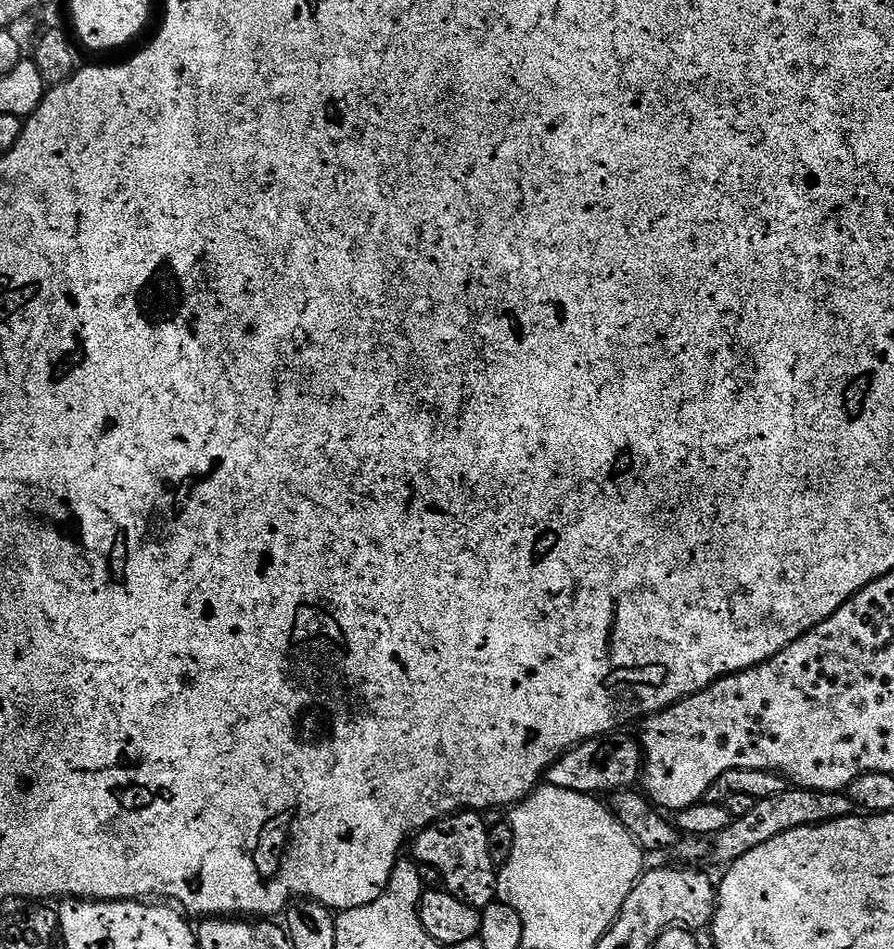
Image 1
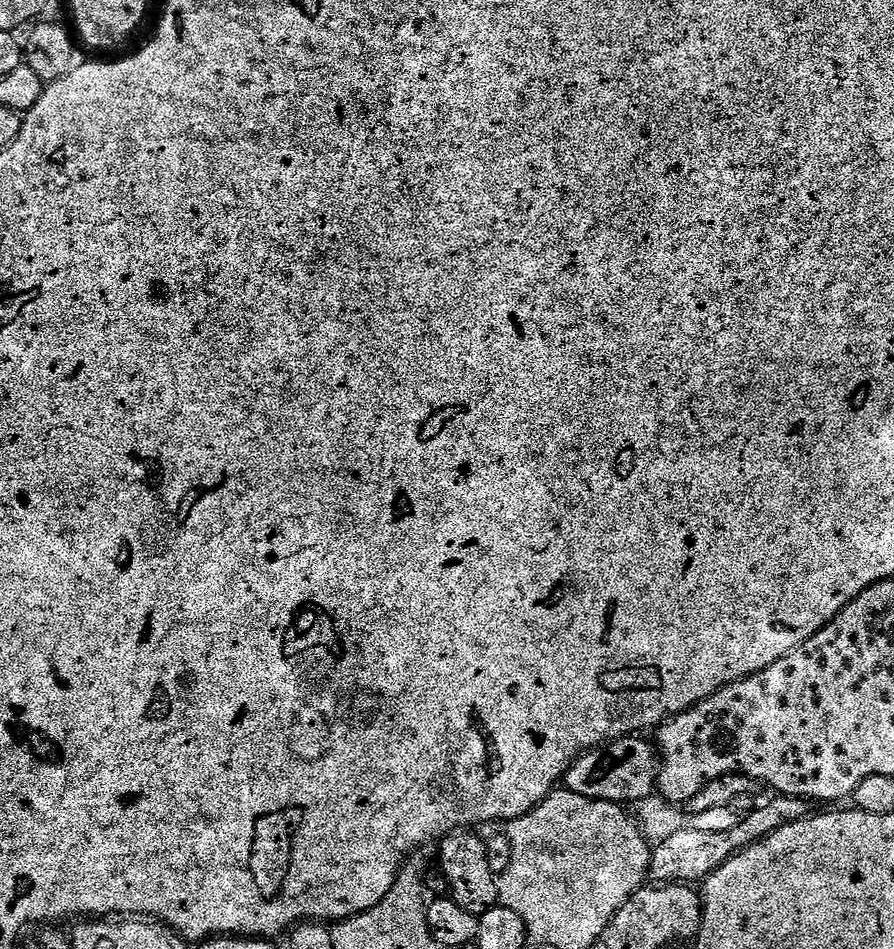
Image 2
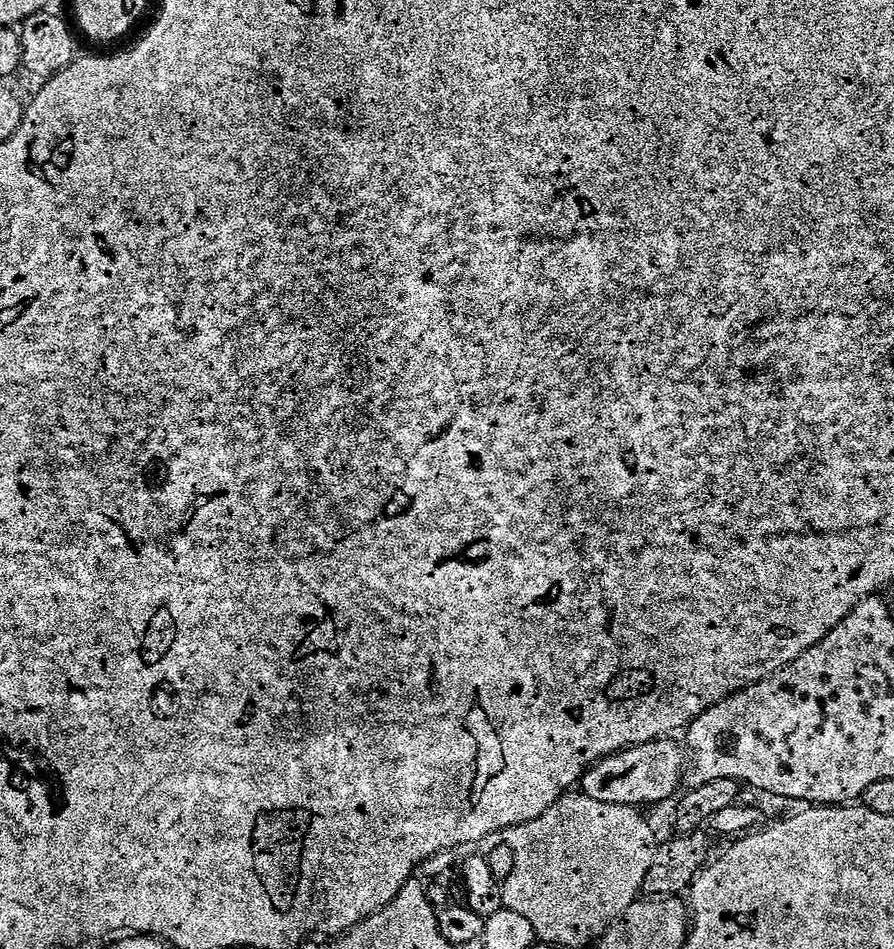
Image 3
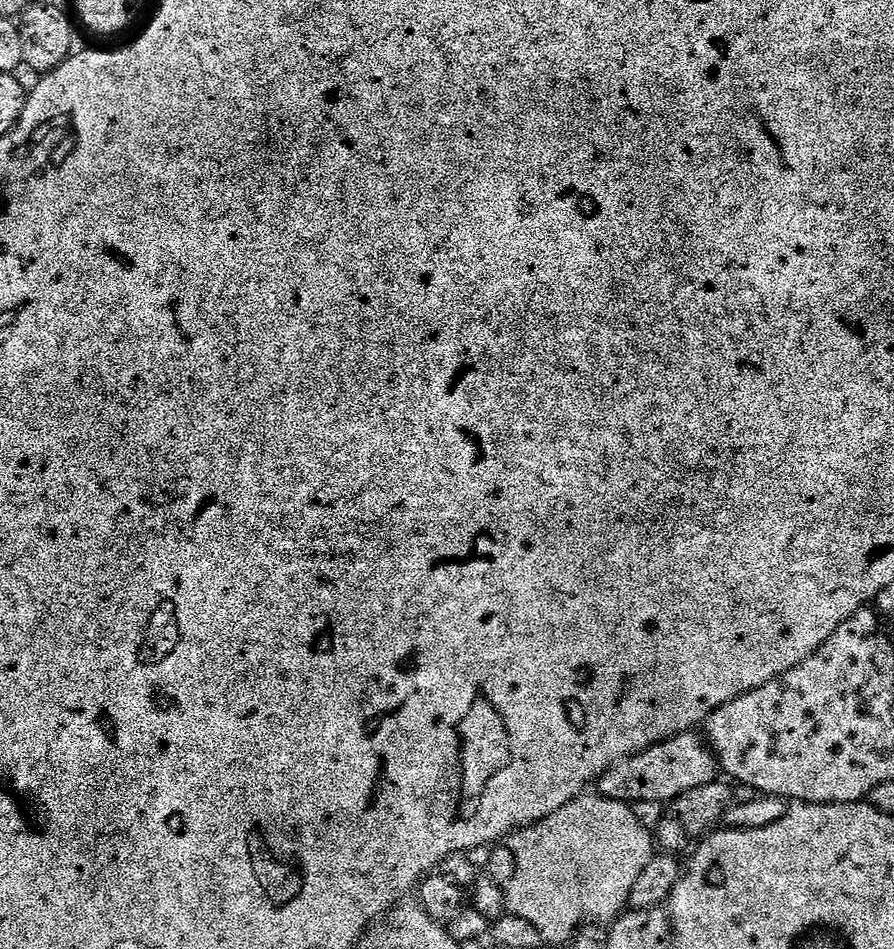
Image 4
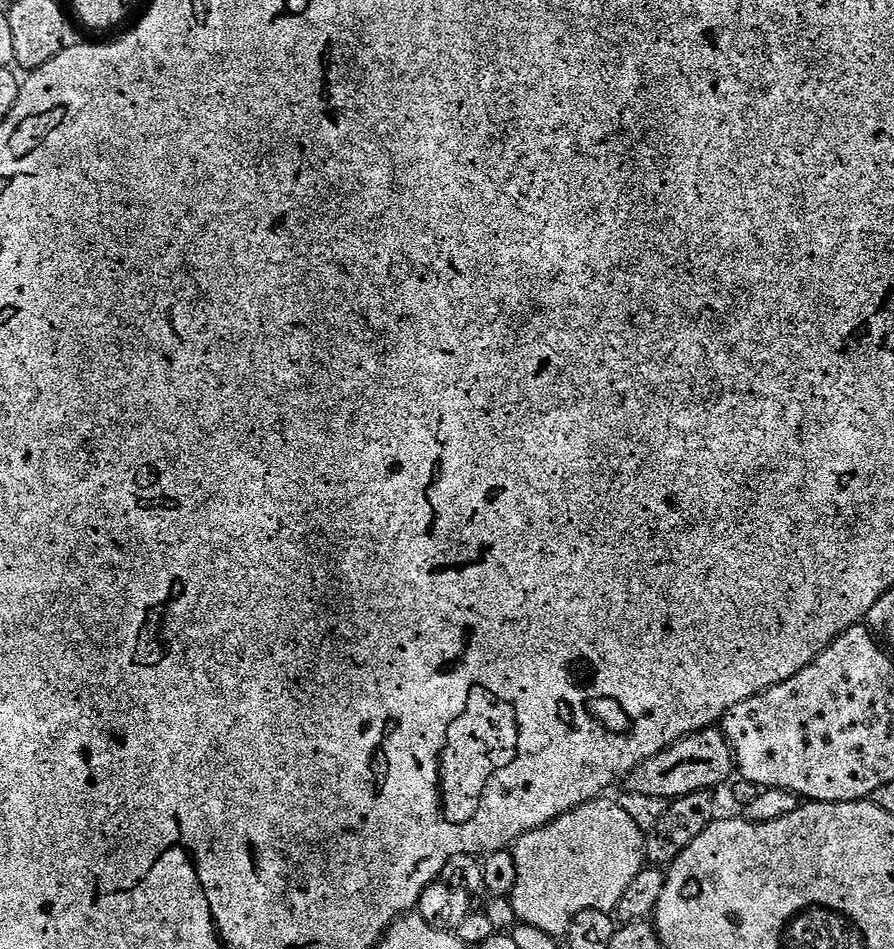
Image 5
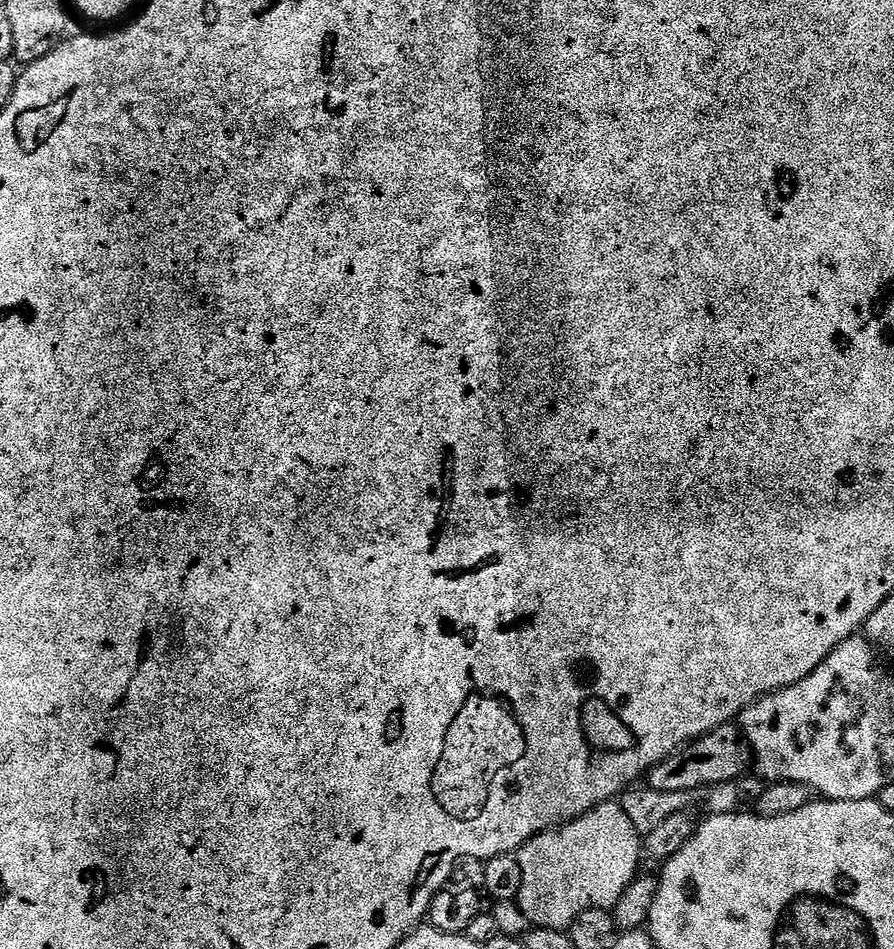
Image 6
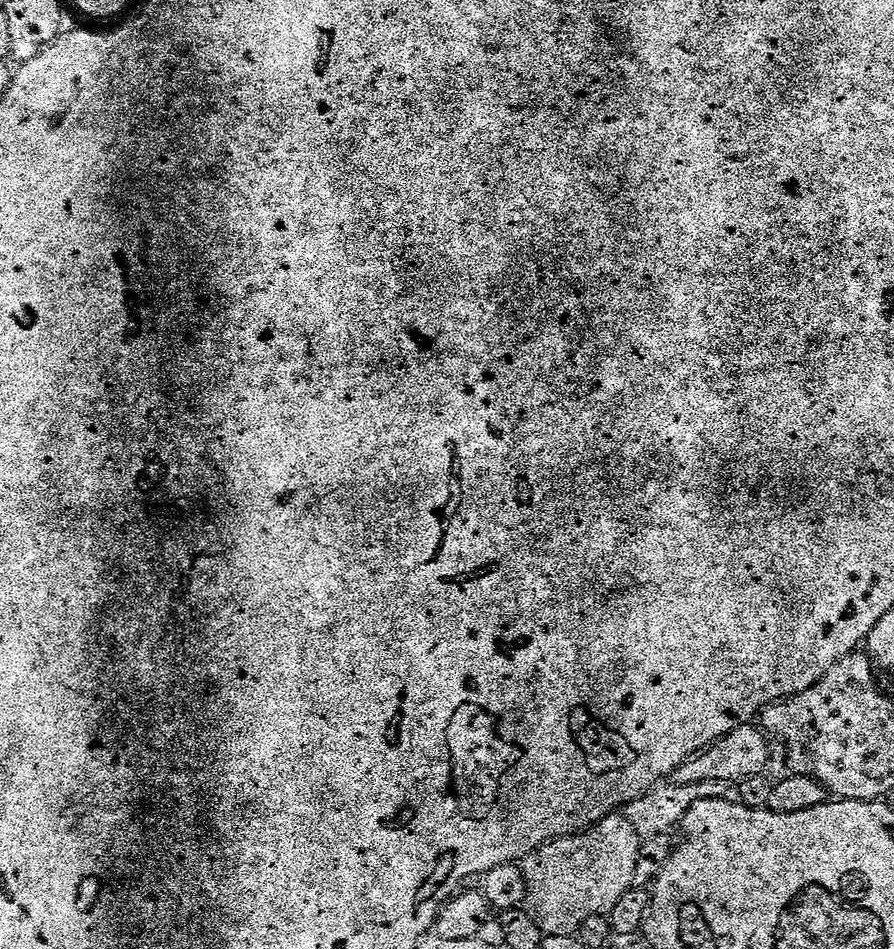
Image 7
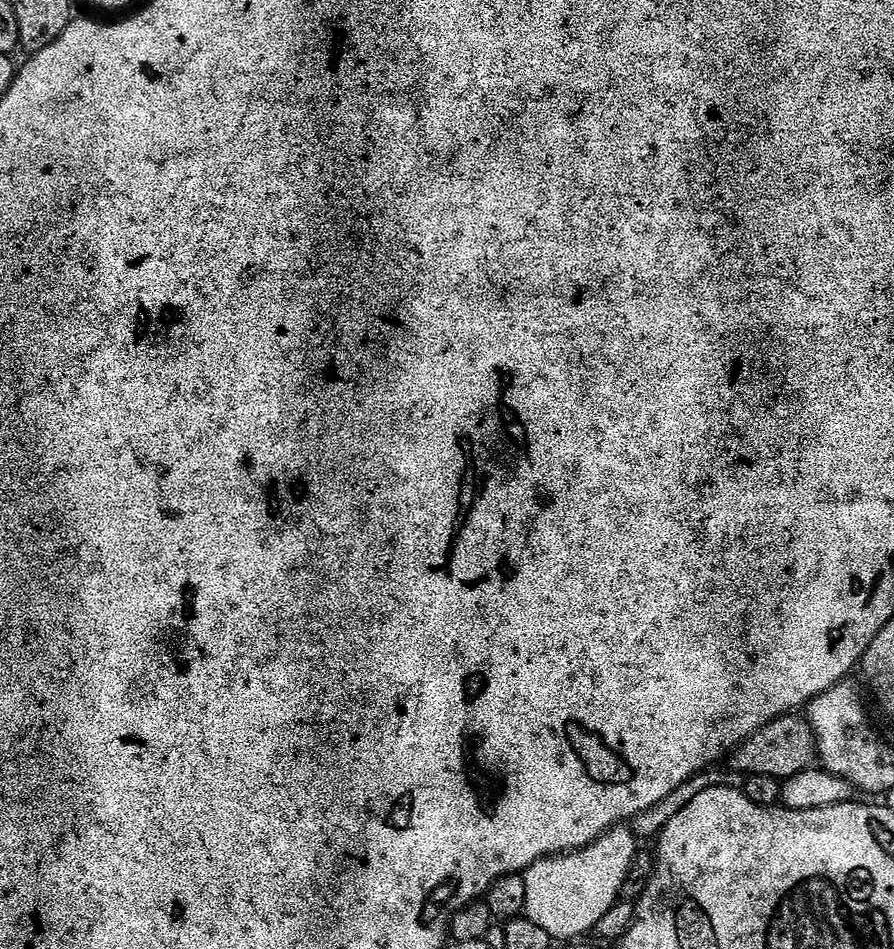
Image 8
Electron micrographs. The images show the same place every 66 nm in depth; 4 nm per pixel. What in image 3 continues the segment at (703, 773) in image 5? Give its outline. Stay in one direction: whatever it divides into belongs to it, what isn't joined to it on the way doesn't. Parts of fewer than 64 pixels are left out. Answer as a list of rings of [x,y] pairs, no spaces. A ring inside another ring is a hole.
[[[672,738],[651,740],[645,744],[636,744],[633,748],[623,748],[621,752],[602,758],[581,778],[579,791],[598,802],[610,802],[610,806],[631,808],[640,808],[644,804],[660,804],[672,795],[675,797],[681,791],[684,768],[686,772],[686,752],[674,741]]]

